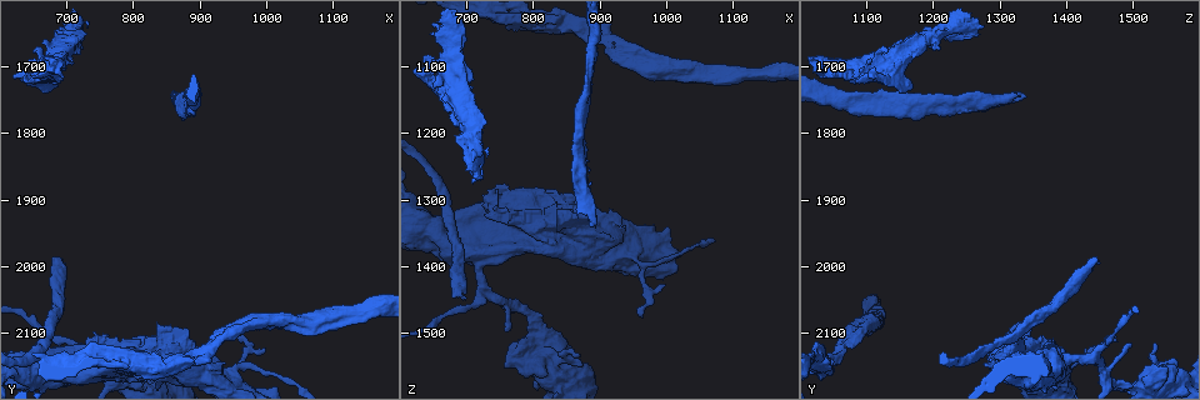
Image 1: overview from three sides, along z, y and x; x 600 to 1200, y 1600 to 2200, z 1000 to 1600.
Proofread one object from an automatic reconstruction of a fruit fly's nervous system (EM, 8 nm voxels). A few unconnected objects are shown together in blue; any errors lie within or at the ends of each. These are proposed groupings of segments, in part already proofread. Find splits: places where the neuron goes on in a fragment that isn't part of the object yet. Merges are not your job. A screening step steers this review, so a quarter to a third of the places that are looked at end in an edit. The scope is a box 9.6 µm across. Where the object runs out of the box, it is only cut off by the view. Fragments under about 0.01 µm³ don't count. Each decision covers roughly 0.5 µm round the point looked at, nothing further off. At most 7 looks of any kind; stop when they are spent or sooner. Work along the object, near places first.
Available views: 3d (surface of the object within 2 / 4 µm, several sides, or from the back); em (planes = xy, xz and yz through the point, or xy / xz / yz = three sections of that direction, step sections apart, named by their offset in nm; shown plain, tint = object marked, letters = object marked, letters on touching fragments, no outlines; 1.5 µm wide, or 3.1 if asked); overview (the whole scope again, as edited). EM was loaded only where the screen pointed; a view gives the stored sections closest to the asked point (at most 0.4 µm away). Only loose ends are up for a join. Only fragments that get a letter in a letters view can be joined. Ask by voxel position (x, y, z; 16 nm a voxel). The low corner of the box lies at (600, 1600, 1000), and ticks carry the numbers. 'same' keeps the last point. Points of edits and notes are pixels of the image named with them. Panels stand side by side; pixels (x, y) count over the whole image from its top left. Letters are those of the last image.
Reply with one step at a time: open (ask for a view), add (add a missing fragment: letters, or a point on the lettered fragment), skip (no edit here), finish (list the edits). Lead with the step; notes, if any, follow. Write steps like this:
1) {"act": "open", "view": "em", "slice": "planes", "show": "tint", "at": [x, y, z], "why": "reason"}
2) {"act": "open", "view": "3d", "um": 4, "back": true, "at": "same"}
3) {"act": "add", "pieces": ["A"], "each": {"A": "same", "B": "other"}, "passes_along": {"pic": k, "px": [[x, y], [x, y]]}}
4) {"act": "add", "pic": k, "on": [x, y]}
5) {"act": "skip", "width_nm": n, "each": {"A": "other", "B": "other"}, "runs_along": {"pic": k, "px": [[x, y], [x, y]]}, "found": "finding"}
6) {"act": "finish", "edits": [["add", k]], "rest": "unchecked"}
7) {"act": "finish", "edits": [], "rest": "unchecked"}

{"act": "open", "view": "em", "slice": "planes", "show": "letters", "at": [885, 1745, 1340], "why": "free end"}

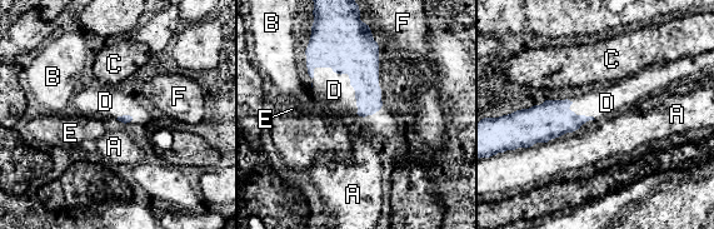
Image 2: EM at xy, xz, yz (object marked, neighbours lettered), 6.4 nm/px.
{"act": "add", "pic": 2, "on": [334, 90], "each": {"A": "other", "B": "other", "C": "other", "D": "same", "E": "other", "F": "other"}, "passes_along": {"pic": 2, "px": [[346, 45], [350, 84], [334, 90]]}, "found": "it goes on there"}

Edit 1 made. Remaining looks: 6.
{"act": "open", "view": "3d", "um": 4, "at": [995, 2125, 1430], "why": "tapers out"}

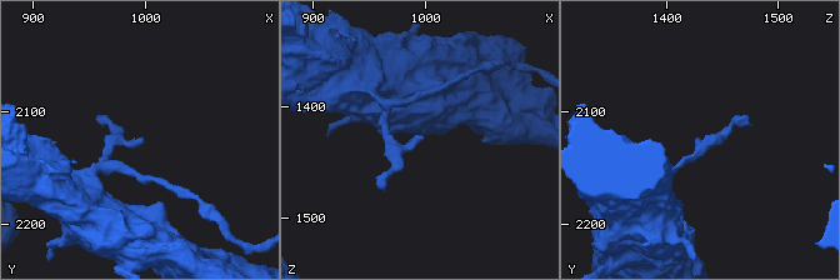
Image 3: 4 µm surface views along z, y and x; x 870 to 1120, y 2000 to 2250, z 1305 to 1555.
{"act": "open", "view": "em", "slice": "planes", "show": "letters", "at": [996, 2126, 1428], "why": "need the tissue"}

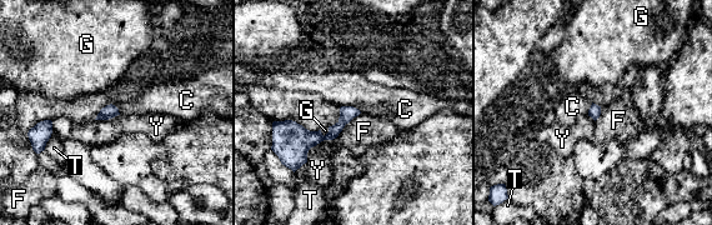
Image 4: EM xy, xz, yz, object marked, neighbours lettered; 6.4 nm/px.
{"act": "skip", "longest_contact_nm": ["F", 240], "each": {"C": "other", "F": "other", "G": "other", "T": "other", "Y": "other"}, "runs_along": {"pic": 4, "px": [[355, 111], [327, 136], [280, 125]]}, "found": "none of them fits"}

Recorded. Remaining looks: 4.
{"act": "open", "view": "em", "slice": "xy", "step": 4, "show": "tint", "at": [875, 1735, 1120], "why": "an open end"}

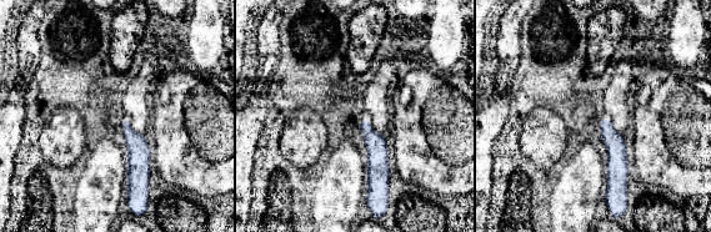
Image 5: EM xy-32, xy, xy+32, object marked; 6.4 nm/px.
{"act": "open", "view": "em", "slice": "planes", "show": "letters", "at": "same"}

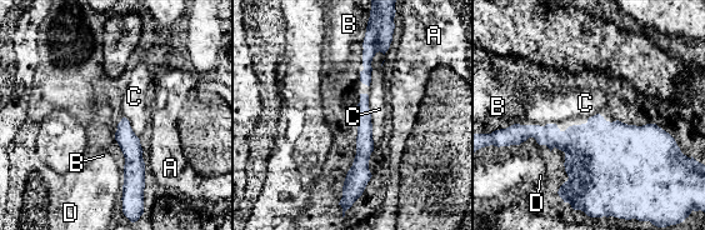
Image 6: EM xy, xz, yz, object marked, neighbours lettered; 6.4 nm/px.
{"act": "skip", "each": {"A": "other", "B": "other", "C": "other", "D": "other"}, "runs_along": {"pic": 6, "px": [[364, 96], [364, 150], [353, 194]]}, "found": "none of them fits"}

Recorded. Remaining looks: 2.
{"act": "finish", "edits": [["add", 2]], "rest": "unchecked"}

